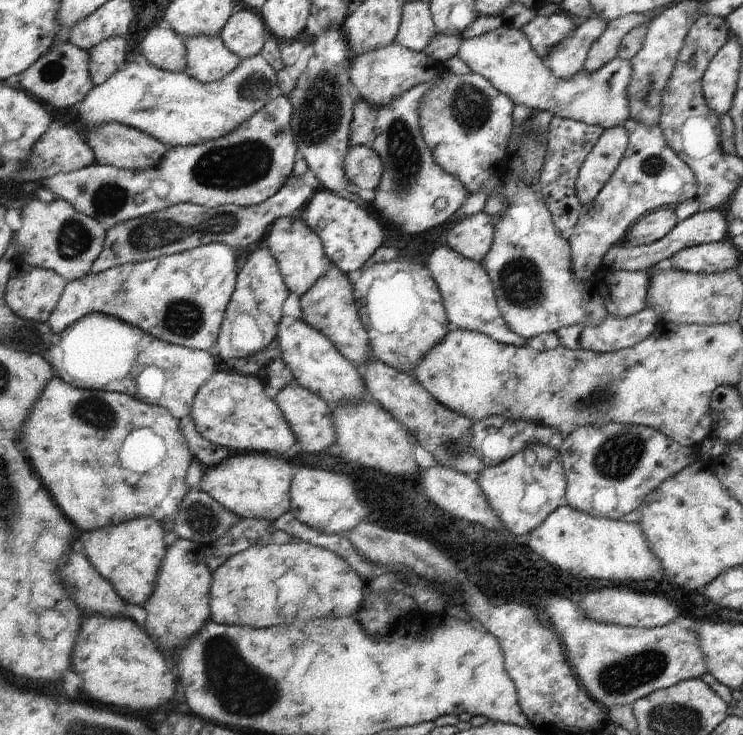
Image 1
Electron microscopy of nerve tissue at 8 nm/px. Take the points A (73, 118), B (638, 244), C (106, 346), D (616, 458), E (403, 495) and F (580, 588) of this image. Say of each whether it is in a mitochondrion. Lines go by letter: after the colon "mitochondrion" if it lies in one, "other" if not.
A: other
B: other
C: other
D: mitochondrion
E: other
F: other

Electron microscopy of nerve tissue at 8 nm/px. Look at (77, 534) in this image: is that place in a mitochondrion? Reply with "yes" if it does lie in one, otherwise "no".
no

